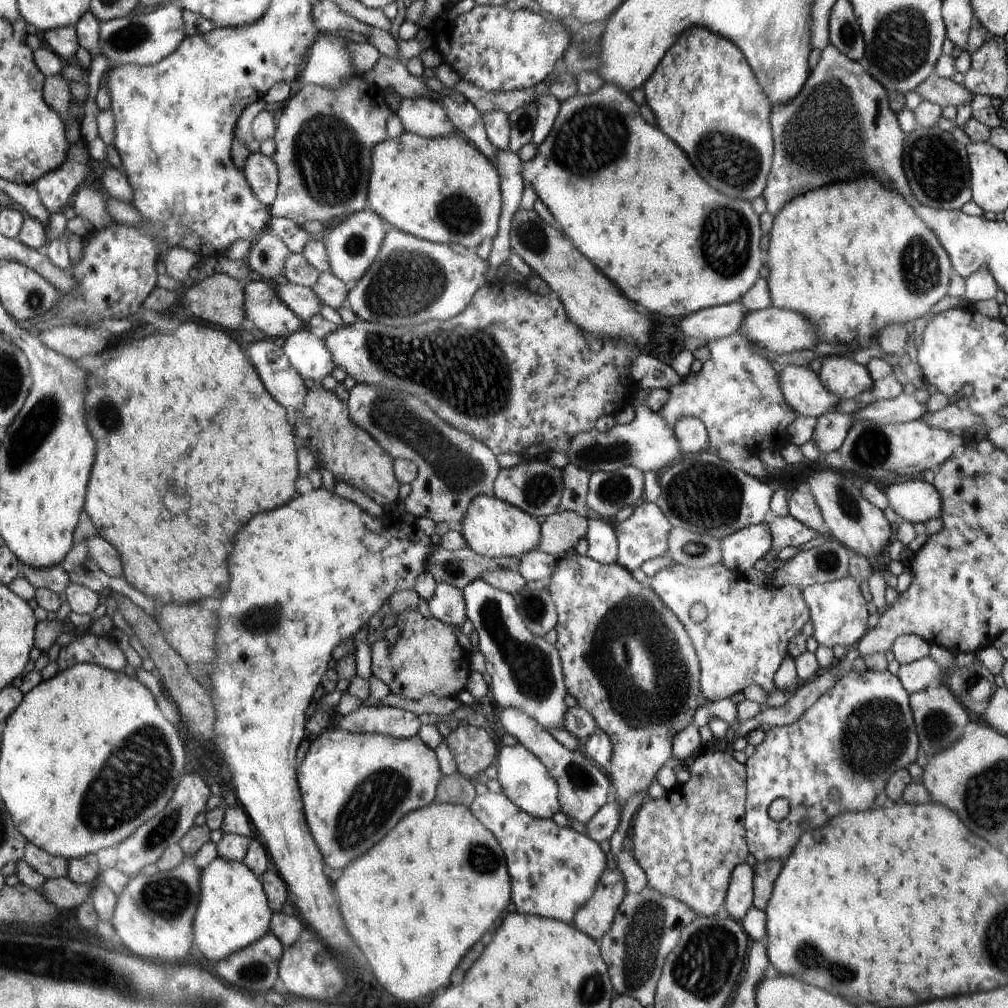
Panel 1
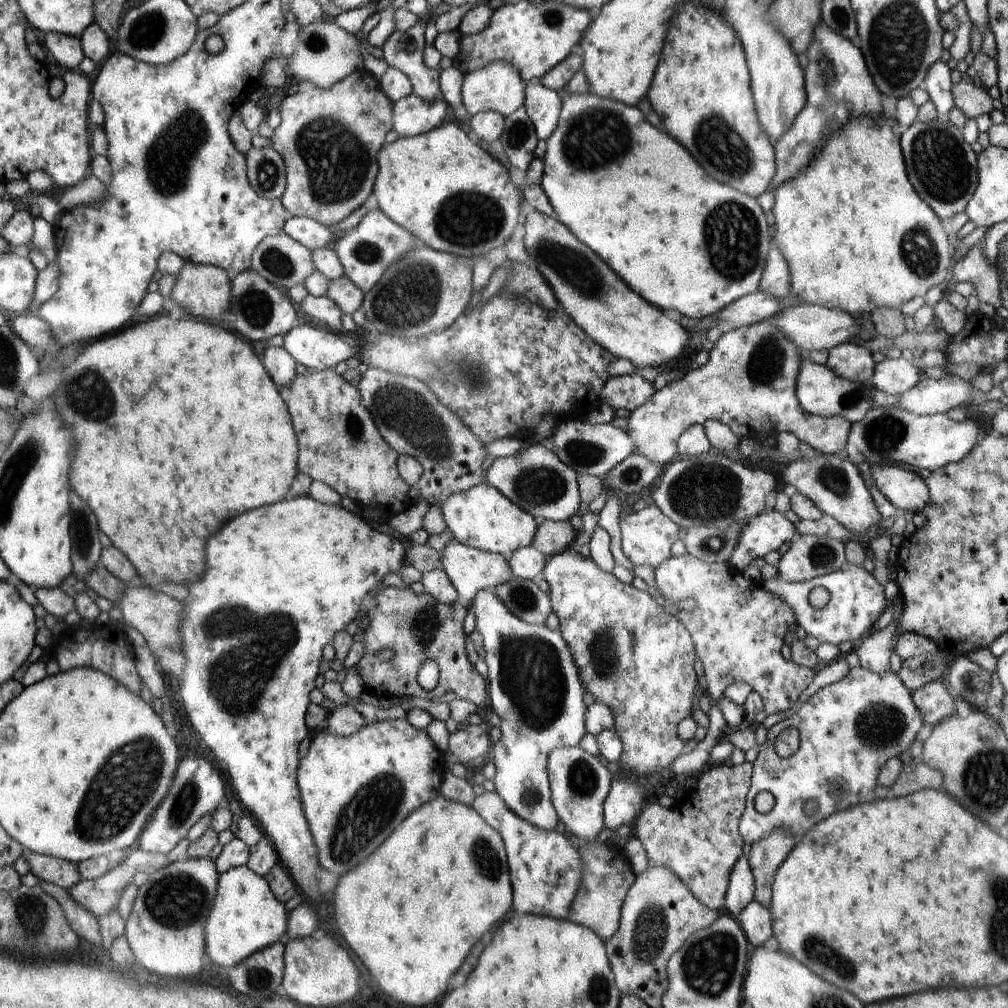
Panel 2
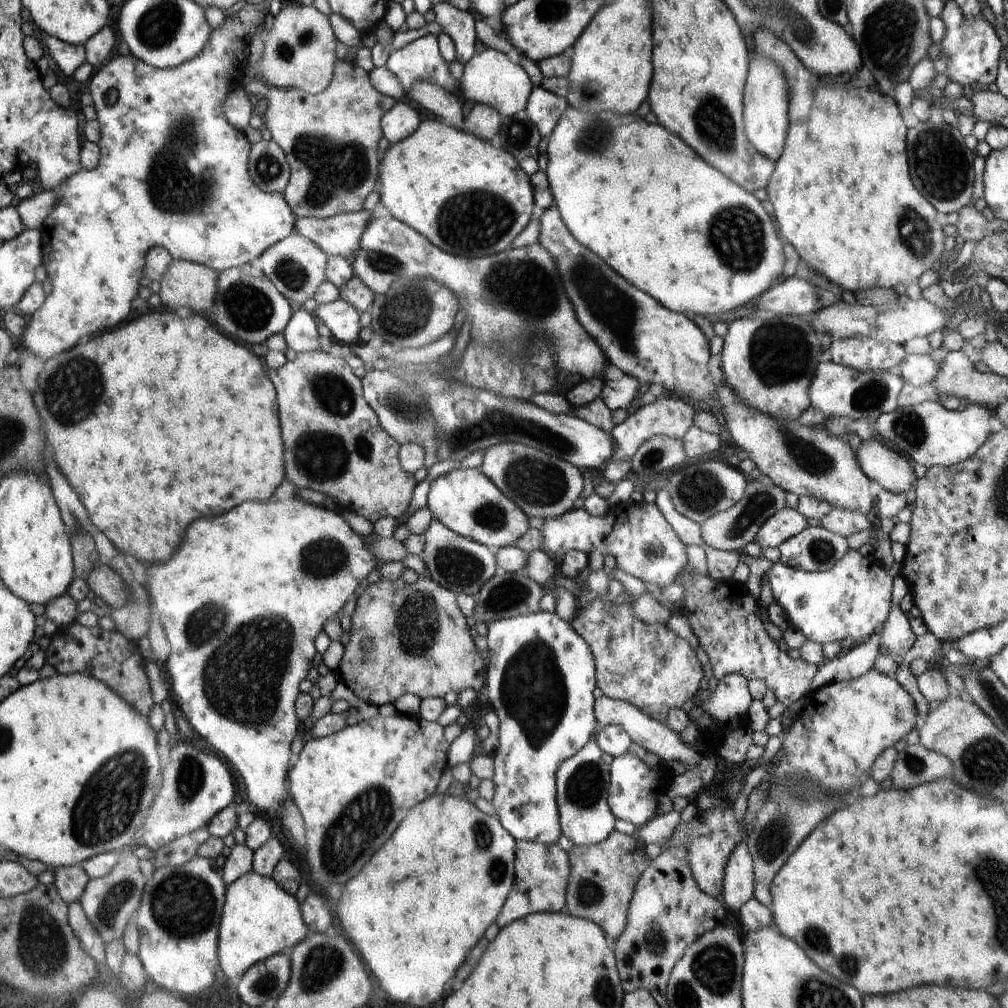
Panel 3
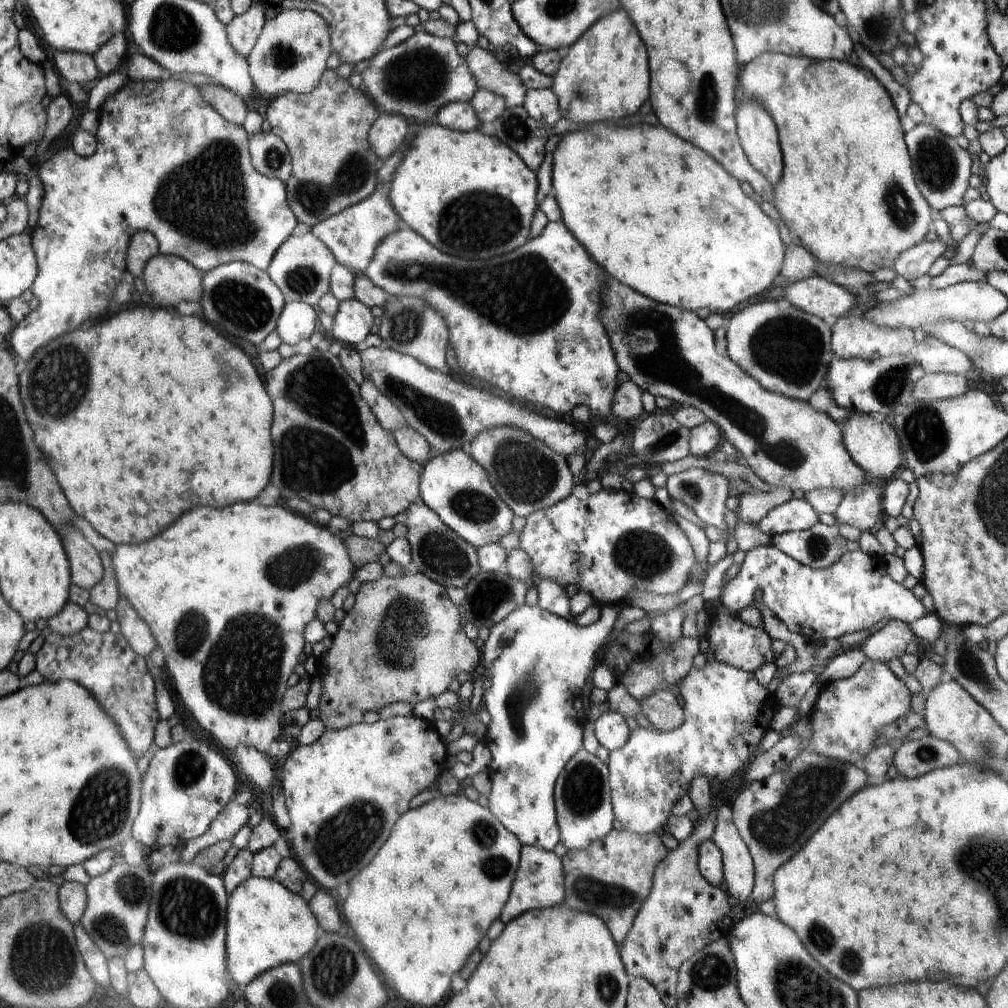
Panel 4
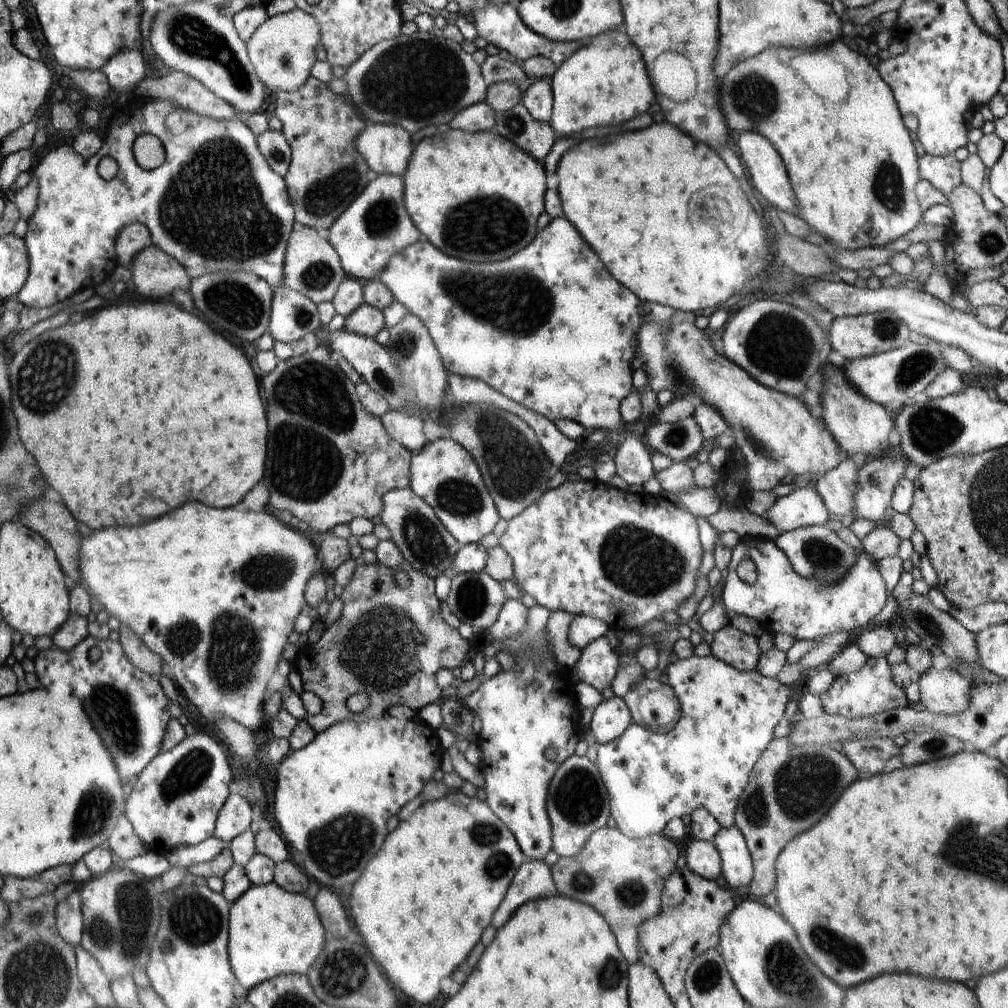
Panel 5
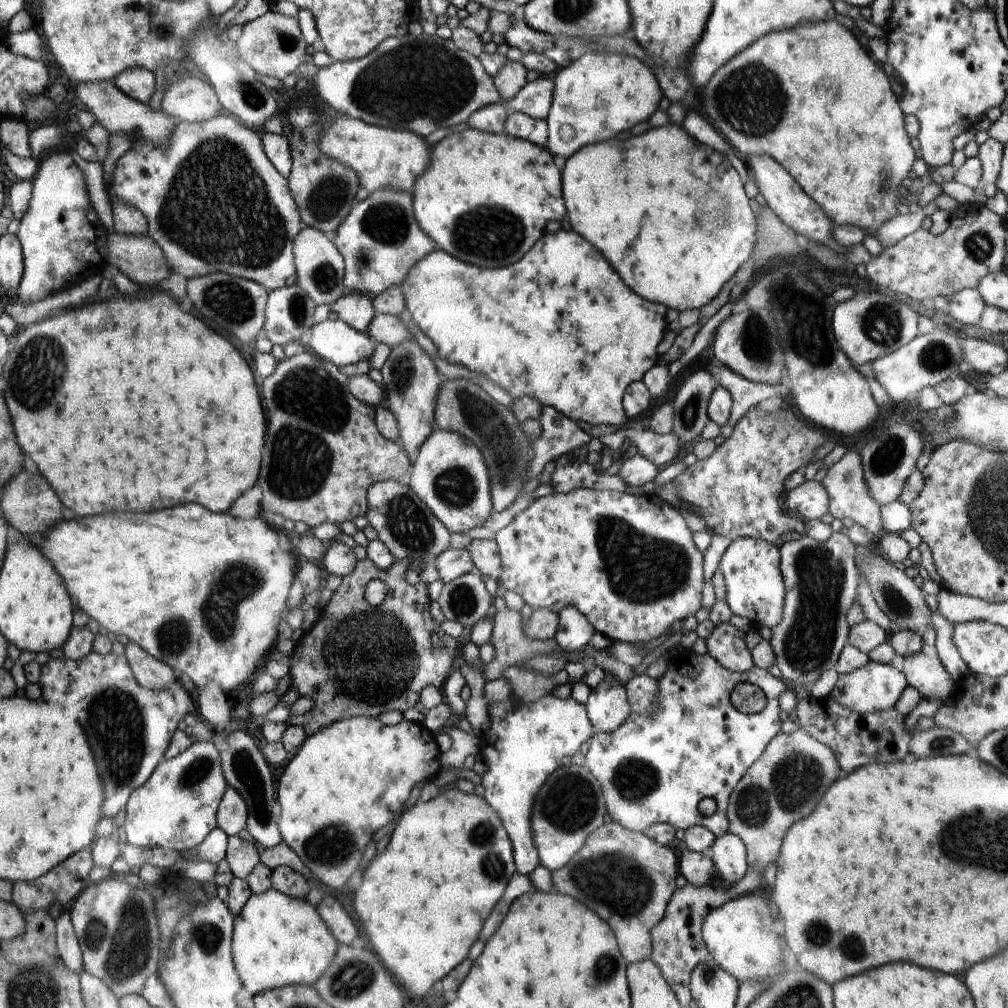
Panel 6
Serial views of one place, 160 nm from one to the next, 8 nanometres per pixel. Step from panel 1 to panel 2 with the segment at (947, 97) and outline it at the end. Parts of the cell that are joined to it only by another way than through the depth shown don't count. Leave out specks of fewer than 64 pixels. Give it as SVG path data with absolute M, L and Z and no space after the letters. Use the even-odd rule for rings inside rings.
M973 79L953 84L951 92L955 108L962 110L968 119L975 120L982 114L990 114L995 110L987 89Z

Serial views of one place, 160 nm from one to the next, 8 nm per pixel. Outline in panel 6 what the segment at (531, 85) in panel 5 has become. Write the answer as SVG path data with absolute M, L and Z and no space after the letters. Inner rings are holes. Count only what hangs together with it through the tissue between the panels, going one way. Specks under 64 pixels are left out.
M409 32L406 36L383 40L369 55L361 59L335 61L328 68L318 67L316 75L310 78L310 85L313 84L316 84L315 89L320 98L338 112L377 127L410 131L423 139L438 128L449 128L467 122L473 112L491 104L501 104L509 112L519 112L530 118L545 121L554 90L552 77L531 75L524 88L512 100L503 101L496 90L493 78L484 71L480 60L470 51L459 49L452 39L443 39L437 34L414 35Z

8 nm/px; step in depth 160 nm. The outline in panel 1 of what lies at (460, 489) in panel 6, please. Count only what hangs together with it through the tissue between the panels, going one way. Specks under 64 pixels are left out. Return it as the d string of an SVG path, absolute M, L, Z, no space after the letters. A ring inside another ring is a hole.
M494 496L474 497L457 528L466 539L468 547L479 555L490 558L516 557L535 550L540 543L541 525L536 518Z

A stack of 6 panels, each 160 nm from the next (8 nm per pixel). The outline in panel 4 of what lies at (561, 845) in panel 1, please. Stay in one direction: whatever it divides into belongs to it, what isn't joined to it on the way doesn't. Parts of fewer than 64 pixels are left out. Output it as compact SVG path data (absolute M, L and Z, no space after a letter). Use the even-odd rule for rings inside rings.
M523 845L519 867L516 871L511 891L502 908L499 919L506 924L522 913L543 908L555 907L565 902L564 869L561 858L554 851Z

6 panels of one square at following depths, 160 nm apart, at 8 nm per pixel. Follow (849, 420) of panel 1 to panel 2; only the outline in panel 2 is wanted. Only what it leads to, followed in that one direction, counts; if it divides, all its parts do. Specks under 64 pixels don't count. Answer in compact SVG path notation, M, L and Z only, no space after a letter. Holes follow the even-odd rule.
M771 319L741 328L725 329L722 336L714 343L714 348L709 352L710 359L704 366L686 372L680 380L668 383L662 390L654 392L650 400L646 400L640 408L631 413L624 430L626 436L634 440L634 454L648 456L652 462L656 460L666 468L677 456L677 441L682 432L686 432L692 426L702 425L706 420L722 422L740 440L772 436L768 432L790 432L800 439L803 446L810 446L823 454L839 453L848 444L851 423L840 416L831 418L804 416L804 410L796 398L798 372L802 360L800 350L778 328L774 328Z

